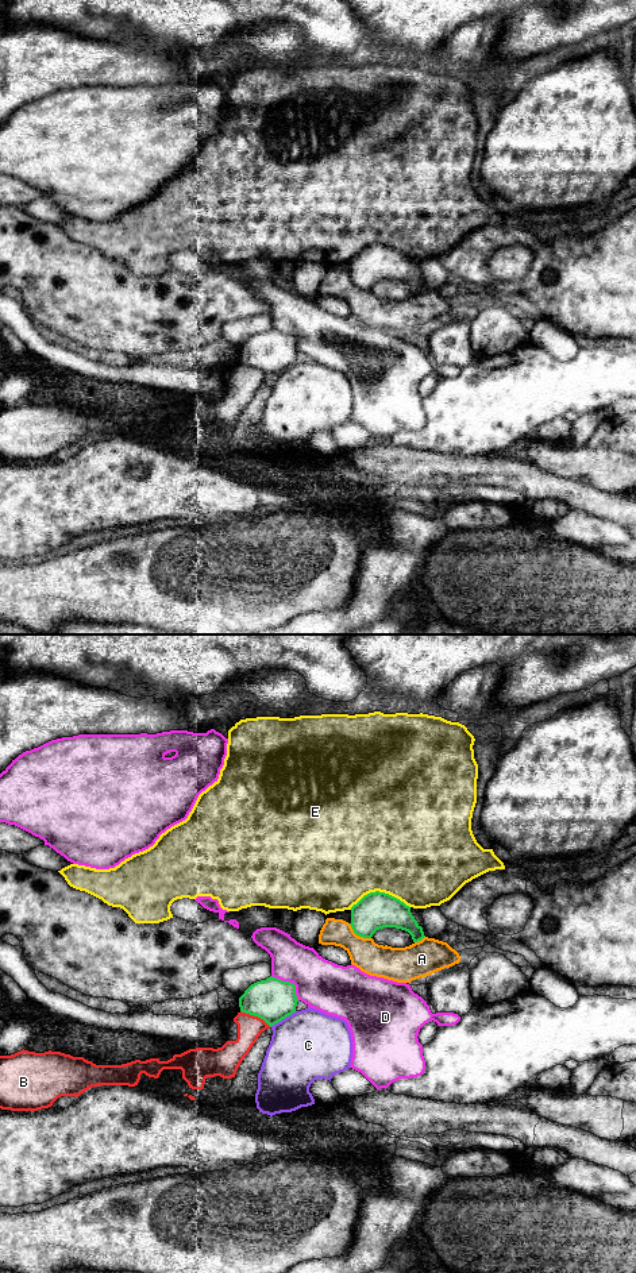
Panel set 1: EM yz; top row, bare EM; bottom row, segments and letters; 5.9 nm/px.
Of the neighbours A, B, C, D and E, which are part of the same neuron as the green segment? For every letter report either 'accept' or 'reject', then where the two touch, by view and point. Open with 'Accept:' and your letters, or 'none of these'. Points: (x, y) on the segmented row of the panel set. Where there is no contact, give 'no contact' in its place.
Accept: none of these
A: reject; meets green in yz at (358, 934)
B: reject; meets green in yz at (255, 1015)
C: reject; meets green in yz at (282, 1018)
D: reject; meets green in yz at (290, 983)
E: reject; meets green in yz at (380, 892)

